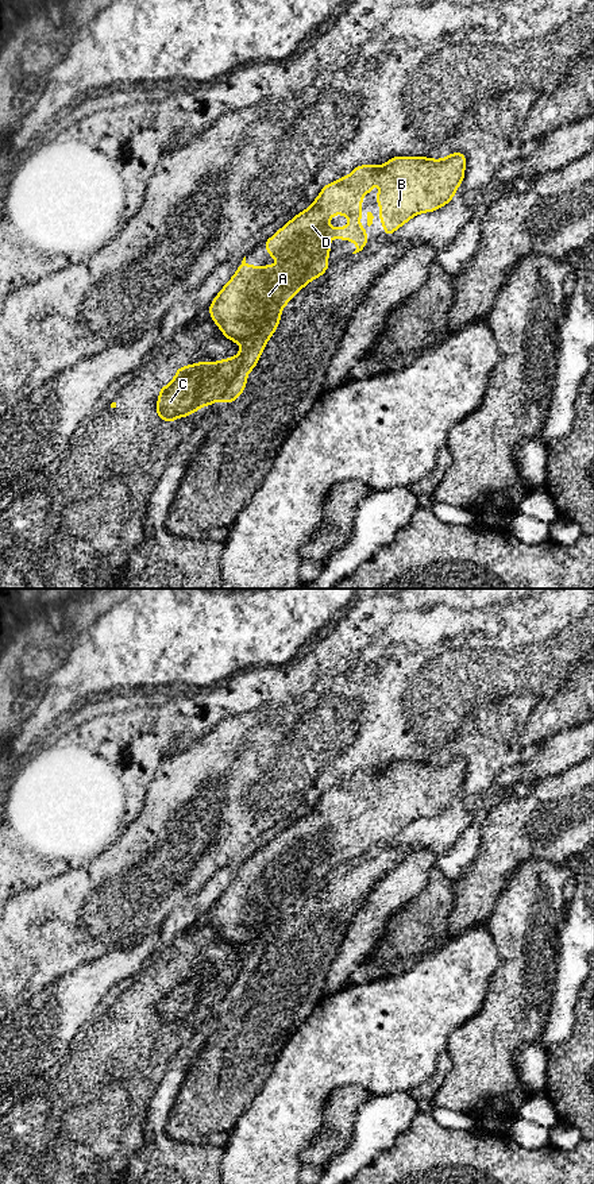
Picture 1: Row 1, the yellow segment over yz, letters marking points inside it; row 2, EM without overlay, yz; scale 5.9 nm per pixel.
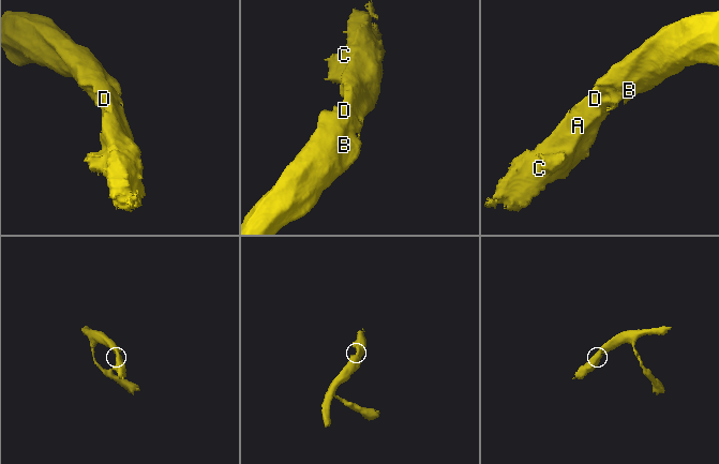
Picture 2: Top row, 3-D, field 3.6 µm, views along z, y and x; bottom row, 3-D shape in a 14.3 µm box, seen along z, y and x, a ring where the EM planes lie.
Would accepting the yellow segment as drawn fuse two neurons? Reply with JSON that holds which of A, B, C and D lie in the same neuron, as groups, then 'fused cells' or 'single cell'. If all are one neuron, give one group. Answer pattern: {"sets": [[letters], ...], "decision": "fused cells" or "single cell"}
{"sets": [["A", "B", "C", "D"]], "decision": "single cell"}

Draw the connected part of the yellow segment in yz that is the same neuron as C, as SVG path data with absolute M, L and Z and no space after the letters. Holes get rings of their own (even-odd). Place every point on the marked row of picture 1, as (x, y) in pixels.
M455 151L440 161L424 157L393 157L382 166L356 166L350 176L325 185L309 208L296 215L273 238L262 242L269 250L269 257L279 258L281 263L277 266L247 266L244 257L235 275L211 302L209 316L227 340L242 344L240 354L216 363L207 360L176 369L176 378L159 389L158 405L154 412L163 421L171 424L174 419L190 416L205 405L213 405L217 400L231 404L243 393L247 373L255 369L266 343L278 327L281 309L308 282L328 270L327 255L332 252L329 239L354 240L356 250L352 254L362 251L369 244L367 230L359 230L359 216L362 196L373 190L375 181L382 185L381 193L374 200L381 205L383 236L390 236L413 216L437 211L448 204L464 180L464 167L466 155L462 151ZM339 209L342 216L351 220L351 225L333 230L328 225L328 219L336 216Z

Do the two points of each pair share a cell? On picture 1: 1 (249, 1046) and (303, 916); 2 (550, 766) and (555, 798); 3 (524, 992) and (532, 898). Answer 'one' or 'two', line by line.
1: one
2: two
3: one

